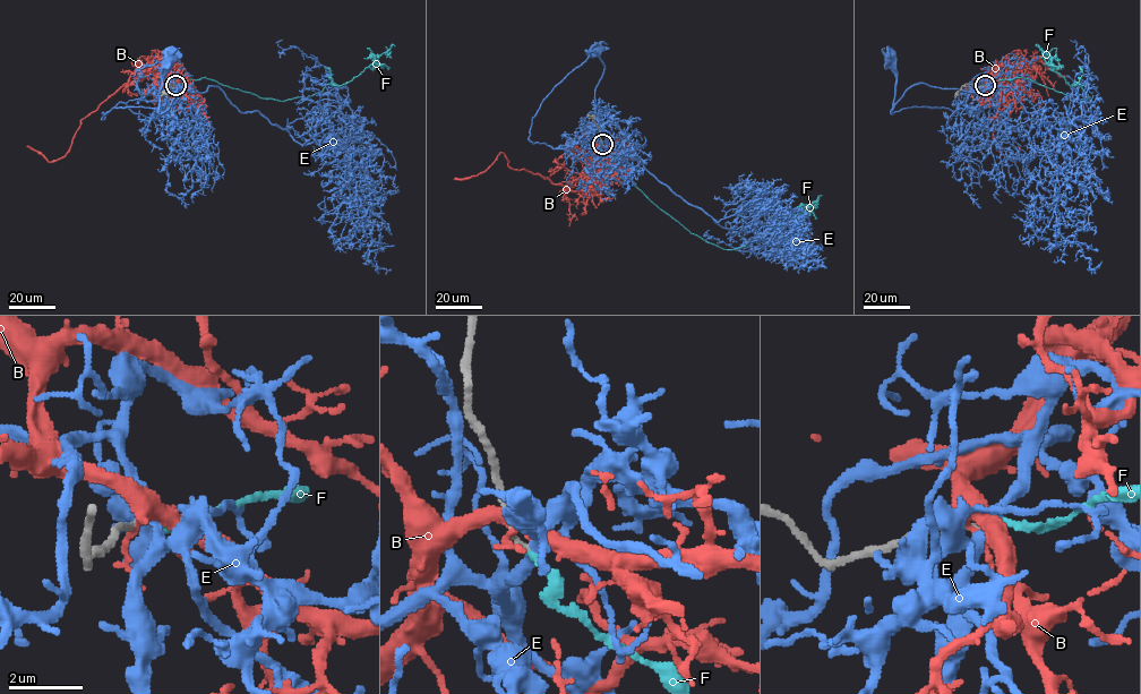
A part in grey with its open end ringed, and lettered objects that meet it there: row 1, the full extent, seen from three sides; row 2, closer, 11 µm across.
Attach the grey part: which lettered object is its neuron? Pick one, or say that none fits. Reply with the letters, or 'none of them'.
F

